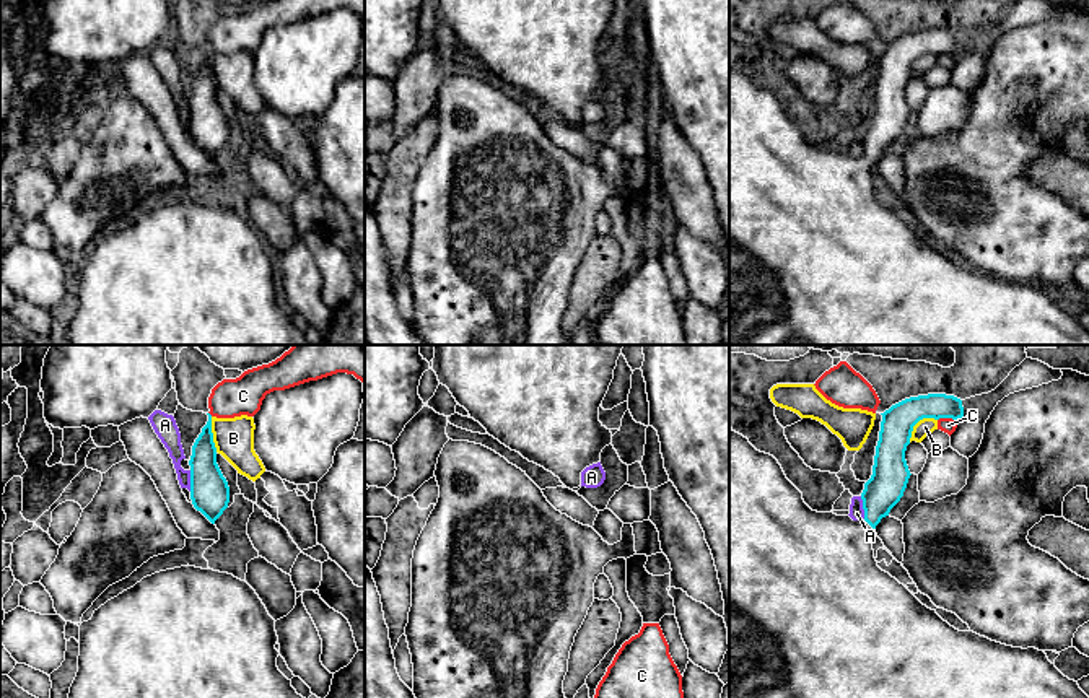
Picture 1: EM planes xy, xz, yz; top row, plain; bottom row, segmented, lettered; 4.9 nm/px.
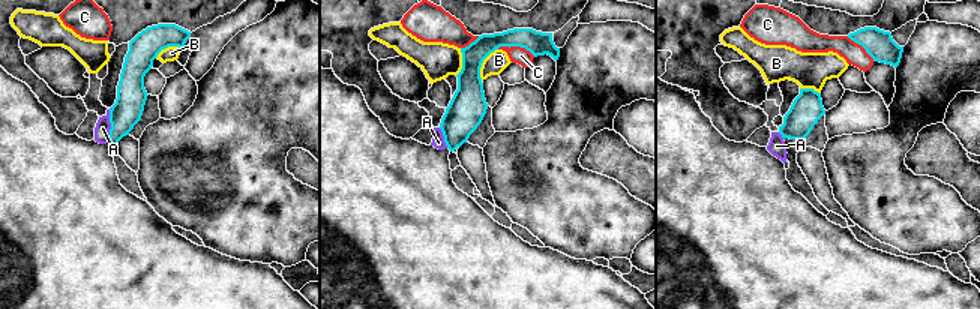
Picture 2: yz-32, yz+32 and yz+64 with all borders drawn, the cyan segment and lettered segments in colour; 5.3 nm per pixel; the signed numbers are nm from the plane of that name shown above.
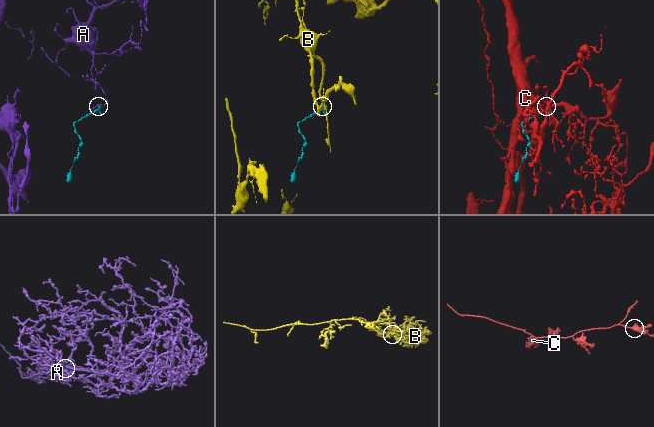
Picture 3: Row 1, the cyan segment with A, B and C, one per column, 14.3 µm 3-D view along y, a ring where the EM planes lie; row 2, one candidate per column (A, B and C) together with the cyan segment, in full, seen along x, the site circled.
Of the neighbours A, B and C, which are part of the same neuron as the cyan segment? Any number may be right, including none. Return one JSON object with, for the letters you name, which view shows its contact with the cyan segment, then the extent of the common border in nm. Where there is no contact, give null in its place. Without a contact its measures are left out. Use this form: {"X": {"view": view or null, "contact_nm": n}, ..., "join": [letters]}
{"join": []}

